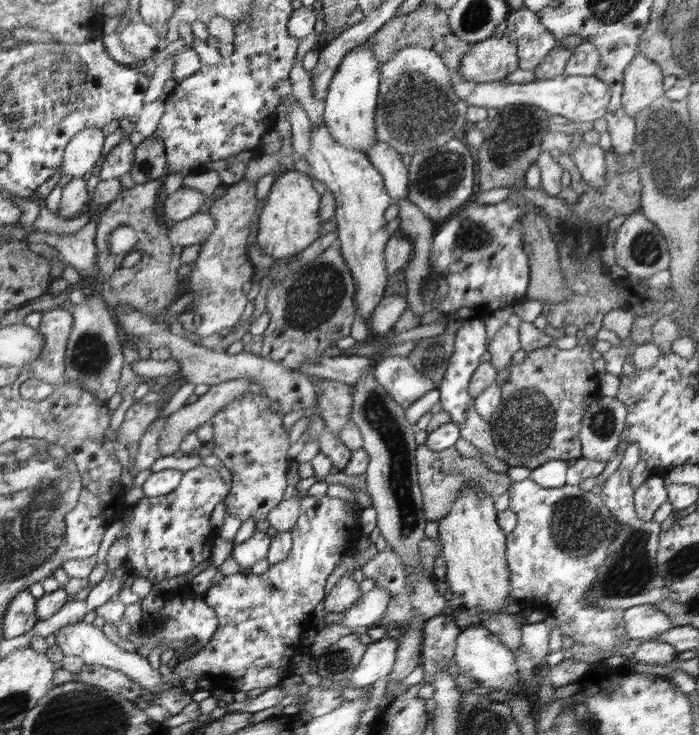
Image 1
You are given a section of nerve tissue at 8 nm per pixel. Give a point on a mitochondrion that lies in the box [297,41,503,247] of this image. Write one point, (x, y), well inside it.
(416, 108)

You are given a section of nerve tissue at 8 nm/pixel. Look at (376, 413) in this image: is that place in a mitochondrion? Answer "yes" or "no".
yes

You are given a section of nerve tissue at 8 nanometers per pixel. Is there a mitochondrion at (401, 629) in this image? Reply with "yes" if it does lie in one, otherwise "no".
no

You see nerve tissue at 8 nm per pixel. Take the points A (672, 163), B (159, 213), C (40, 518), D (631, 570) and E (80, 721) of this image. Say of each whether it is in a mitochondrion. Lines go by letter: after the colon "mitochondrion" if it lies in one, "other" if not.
A: mitochondrion
B: other
C: mitochondrion
D: mitochondrion
E: mitochondrion

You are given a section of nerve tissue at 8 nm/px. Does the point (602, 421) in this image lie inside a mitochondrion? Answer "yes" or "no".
yes

